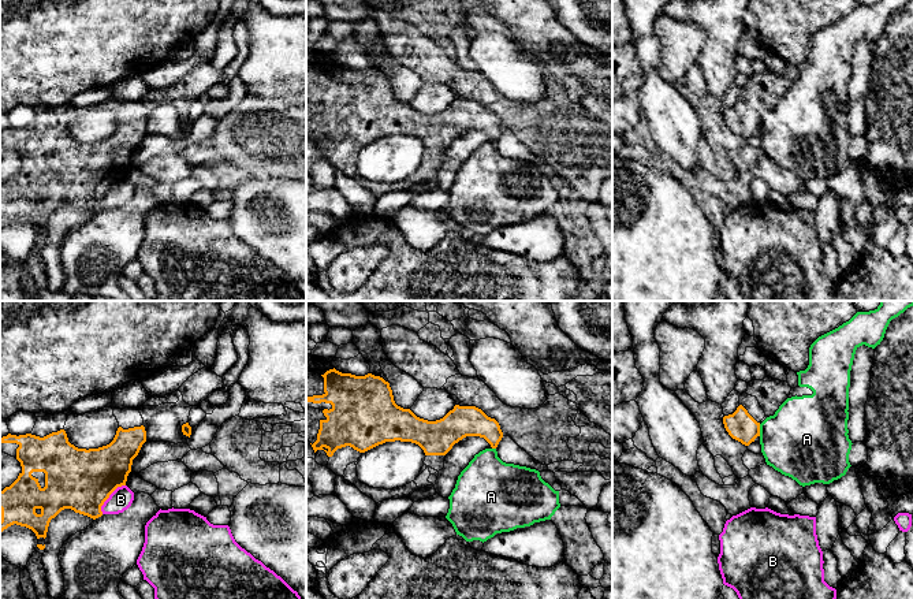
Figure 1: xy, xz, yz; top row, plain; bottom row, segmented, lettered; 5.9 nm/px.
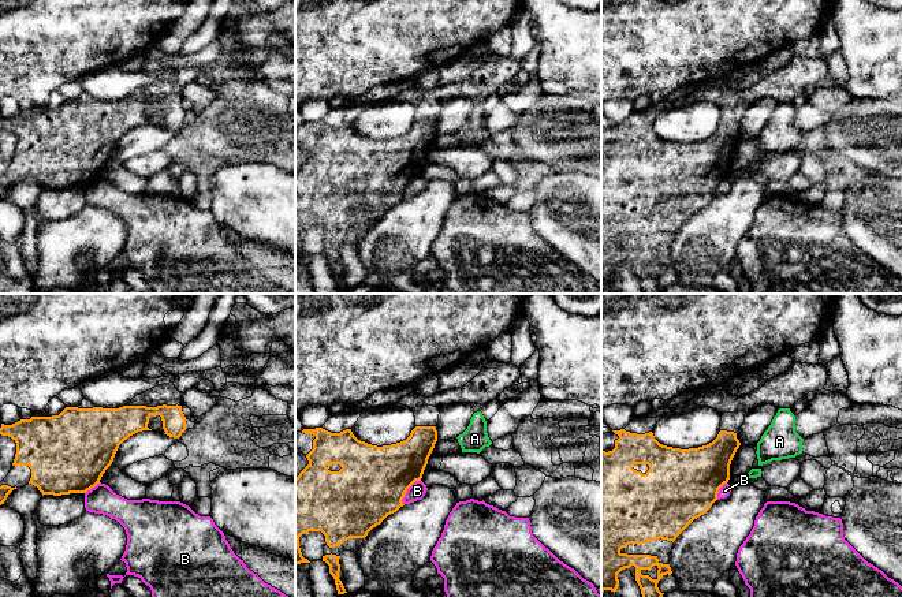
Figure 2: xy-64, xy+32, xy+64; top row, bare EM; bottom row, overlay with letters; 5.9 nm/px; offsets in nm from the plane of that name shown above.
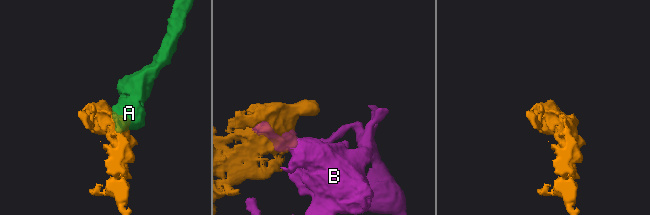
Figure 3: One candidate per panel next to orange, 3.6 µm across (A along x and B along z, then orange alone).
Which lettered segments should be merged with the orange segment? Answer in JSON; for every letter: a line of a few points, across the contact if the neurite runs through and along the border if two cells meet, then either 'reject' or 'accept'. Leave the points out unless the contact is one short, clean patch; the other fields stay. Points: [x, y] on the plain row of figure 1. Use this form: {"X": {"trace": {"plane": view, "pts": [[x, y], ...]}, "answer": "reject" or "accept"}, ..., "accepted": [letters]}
{"A": {"trace": {"plane": "yz", "pts": [[759, 118], [760, 129]]}, "answer": "reject"}, "B": {"answer": "reject"}, "accepted": []}

